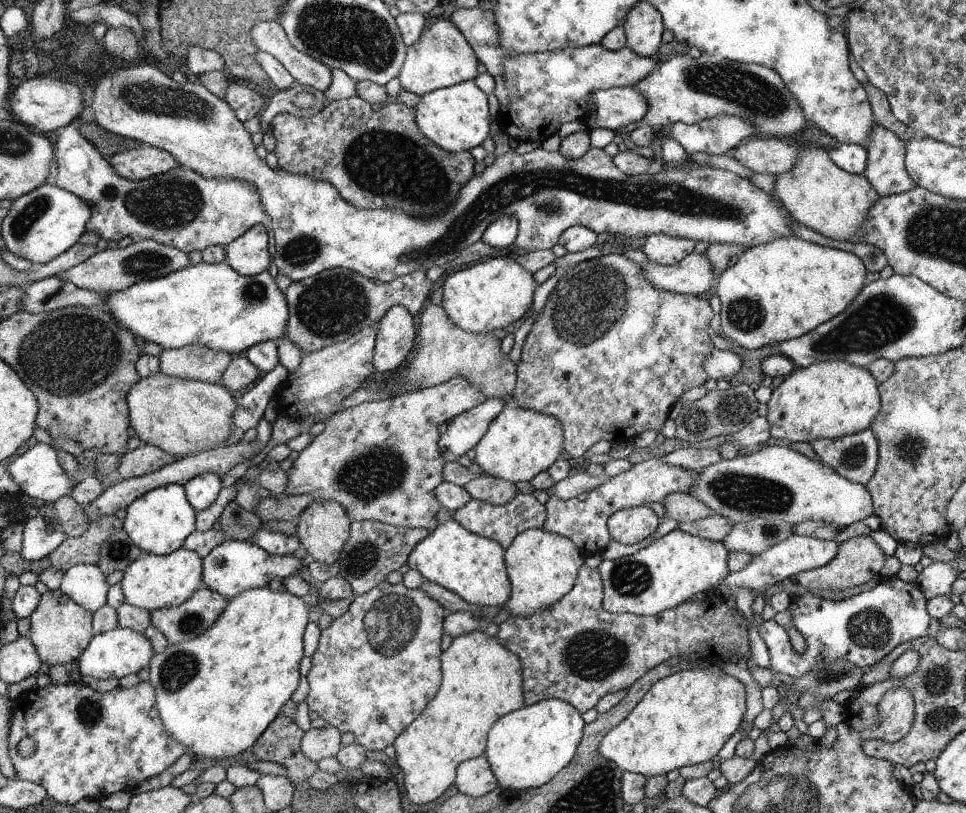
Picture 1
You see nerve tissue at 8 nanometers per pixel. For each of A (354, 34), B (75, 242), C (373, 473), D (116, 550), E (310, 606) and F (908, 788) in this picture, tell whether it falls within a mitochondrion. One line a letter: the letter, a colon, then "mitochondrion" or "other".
A: mitochondrion
B: other
C: mitochondrion
D: mitochondrion
E: other
F: other

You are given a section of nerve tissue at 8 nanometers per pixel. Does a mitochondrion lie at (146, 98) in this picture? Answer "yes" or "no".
yes

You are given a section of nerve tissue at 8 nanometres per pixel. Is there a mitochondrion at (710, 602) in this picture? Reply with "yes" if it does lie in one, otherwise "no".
no

